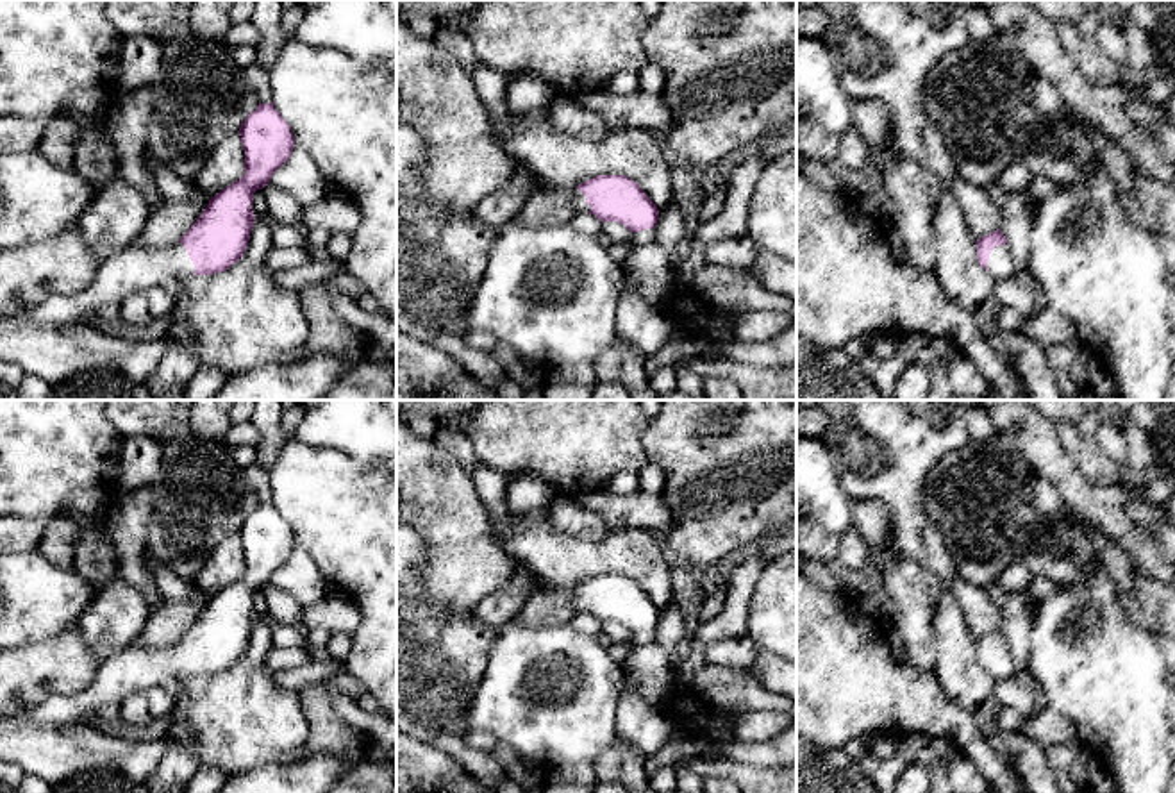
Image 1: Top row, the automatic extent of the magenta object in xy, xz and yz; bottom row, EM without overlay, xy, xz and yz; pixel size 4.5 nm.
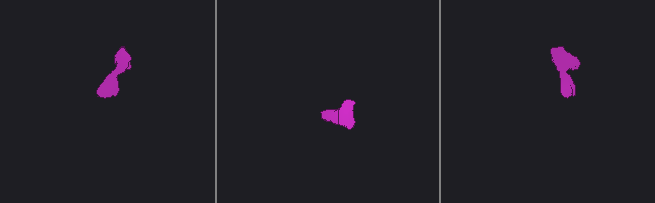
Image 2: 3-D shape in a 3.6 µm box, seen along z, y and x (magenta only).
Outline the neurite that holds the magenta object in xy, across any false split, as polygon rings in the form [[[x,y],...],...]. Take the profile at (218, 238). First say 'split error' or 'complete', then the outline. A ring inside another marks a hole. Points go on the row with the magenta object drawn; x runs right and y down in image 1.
split error | [[[273,102],[259,104],[248,114],[241,123],[239,136],[245,148],[245,175],[209,200],[204,213],[177,245],[168,248],[136,248],[130,245],[102,261],[95,280],[84,291],[77,295],[52,295],[39,305],[23,309],[12,316],[0,316],[0,329],[12,325],[68,327],[89,323],[104,305],[120,305],[129,295],[186,275],[220,273],[238,263],[246,250],[255,221],[252,211],[254,193],[270,184],[271,175],[288,163],[295,146],[291,127],[275,109]]]

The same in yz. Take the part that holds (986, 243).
split error | [[[1000,229],[977,239],[977,259],[979,264],[996,280],[1012,275],[1011,250],[1007,238]]]

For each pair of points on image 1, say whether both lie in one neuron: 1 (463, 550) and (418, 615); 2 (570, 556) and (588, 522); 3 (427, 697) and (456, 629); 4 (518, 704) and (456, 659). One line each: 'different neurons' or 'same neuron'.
1: different neurons
2: different neurons
3: same neuron
4: different neurons

